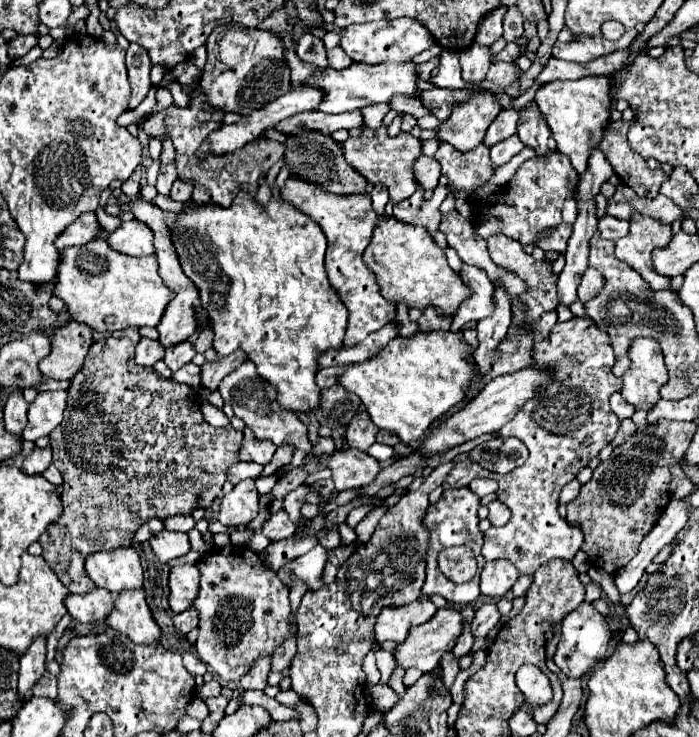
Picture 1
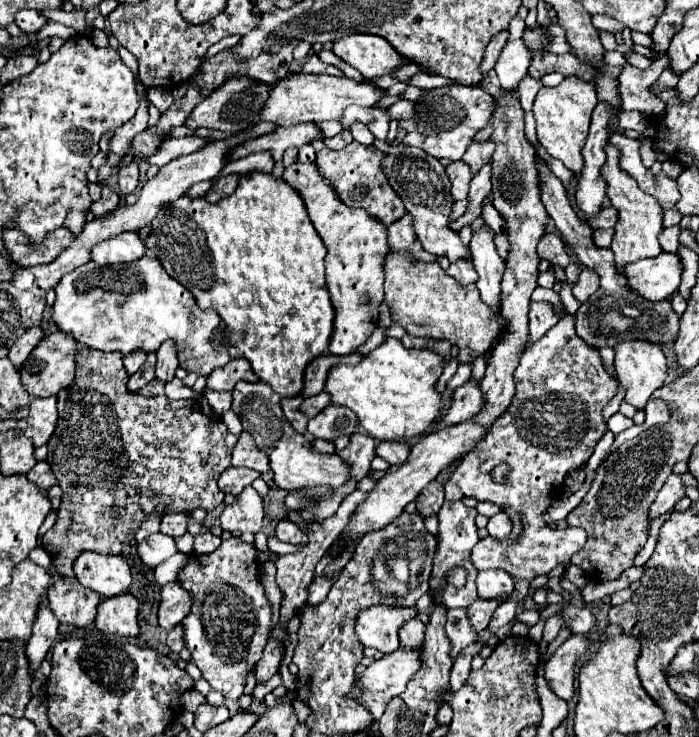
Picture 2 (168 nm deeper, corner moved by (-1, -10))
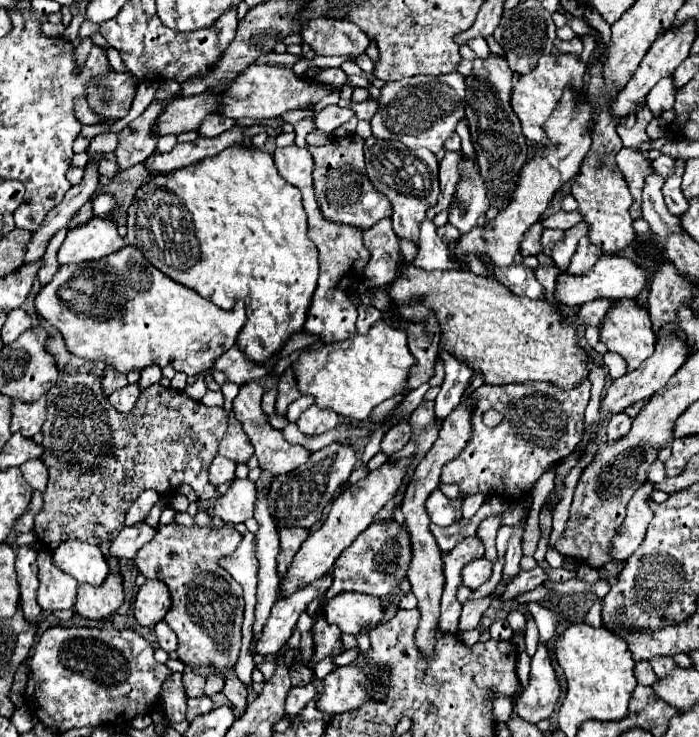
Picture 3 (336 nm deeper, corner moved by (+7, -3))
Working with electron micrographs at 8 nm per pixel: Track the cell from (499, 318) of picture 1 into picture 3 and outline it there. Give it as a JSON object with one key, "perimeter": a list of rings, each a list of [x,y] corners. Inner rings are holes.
{"perimeter":[[[467,157],[461,161],[461,181],[455,195],[457,203],[449,209],[449,223],[453,223],[461,235],[469,233],[473,227],[485,227],[485,213],[489,211],[485,185],[479,169]]]}

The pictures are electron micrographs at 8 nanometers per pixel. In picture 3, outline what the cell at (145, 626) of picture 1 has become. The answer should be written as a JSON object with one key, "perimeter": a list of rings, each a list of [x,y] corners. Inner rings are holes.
{"perimeter":[[[109,575],[101,587],[79,585],[75,611],[85,619],[109,619],[123,603],[123,585],[119,575]]]}

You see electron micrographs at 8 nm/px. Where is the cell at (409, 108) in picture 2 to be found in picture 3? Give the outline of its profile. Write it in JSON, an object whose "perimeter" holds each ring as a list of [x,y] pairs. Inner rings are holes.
{"perimeter":[[[369,97],[367,101],[363,101],[363,103],[351,103],[349,107],[353,107],[353,111],[357,111],[357,119],[371,121],[373,115],[379,111],[379,101],[375,101],[375,99]]]}

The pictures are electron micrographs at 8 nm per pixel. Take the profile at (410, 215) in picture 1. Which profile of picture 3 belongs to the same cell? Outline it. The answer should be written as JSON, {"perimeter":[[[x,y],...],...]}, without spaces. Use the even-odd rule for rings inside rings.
{"perimeter":[[[385,217],[371,229],[363,231],[365,247],[371,251],[369,267],[365,269],[367,287],[385,287],[397,277],[401,265],[401,247],[399,237],[391,227],[391,219]]]}

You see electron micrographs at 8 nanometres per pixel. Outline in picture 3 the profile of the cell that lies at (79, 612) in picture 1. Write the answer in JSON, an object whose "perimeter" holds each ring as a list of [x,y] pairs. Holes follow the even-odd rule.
{"perimeter":[[[37,551],[37,567],[39,567],[39,589],[37,601],[47,611],[73,609],[77,599],[79,583],[65,575],[61,569],[53,565],[53,557],[49,551]]]}

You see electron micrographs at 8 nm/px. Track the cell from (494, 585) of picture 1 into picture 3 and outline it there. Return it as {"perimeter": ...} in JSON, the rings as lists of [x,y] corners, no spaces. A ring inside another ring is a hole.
{"perimeter":[[[485,557],[483,559],[473,559],[463,569],[463,585],[469,587],[469,589],[473,589],[473,591],[479,589],[485,581],[489,581],[491,567],[493,567],[493,563],[487,561]]]}

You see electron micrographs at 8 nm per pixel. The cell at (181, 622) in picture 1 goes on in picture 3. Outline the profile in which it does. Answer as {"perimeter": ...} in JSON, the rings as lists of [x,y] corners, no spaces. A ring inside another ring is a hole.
{"perimeter":[[[159,621],[155,625],[155,635],[157,635],[157,643],[161,649],[165,649],[167,653],[177,649],[177,635],[173,633],[173,629],[169,629],[169,625],[165,621]]]}

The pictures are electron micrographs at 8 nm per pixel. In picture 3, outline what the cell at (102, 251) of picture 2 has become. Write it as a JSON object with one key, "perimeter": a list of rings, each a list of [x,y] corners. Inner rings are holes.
{"perimeter":[[[91,219],[89,223],[69,229],[57,259],[65,263],[85,263],[95,261],[123,249],[127,243],[117,233],[117,225],[109,219]]]}

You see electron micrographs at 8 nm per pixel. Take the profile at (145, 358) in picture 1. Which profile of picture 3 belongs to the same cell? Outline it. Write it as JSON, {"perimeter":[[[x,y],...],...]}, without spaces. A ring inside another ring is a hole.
{"perimeter":[[[129,383],[129,385],[113,391],[113,393],[109,395],[109,401],[113,403],[113,407],[115,407],[117,411],[127,413],[127,411],[133,409],[133,405],[135,405],[135,401],[137,401],[137,397],[139,397],[139,391],[141,391],[141,389],[139,389],[139,383]]]}

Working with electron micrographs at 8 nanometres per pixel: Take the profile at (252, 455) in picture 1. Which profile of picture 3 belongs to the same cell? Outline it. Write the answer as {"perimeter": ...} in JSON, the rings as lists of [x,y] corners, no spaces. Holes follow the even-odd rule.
{"perimeter":[[[229,415],[229,429],[225,439],[219,443],[219,453],[227,459],[233,459],[235,463],[247,463],[253,455],[253,445],[249,443],[235,415]]]}

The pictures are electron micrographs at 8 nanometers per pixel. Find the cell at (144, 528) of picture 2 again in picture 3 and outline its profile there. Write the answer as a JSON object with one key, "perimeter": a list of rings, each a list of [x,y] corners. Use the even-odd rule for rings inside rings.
{"perimeter":[[[143,491],[143,493],[139,495],[139,499],[133,503],[133,507],[127,511],[125,525],[127,525],[127,527],[133,527],[133,525],[137,525],[137,523],[143,523],[145,517],[147,517],[147,513],[149,513],[149,509],[153,507],[153,503],[155,503],[157,499],[159,499],[157,491]]]}

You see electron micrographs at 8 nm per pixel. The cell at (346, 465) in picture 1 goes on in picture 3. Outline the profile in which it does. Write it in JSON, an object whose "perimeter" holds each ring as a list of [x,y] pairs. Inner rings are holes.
{"perimeter":[[[245,383],[241,385],[239,389],[239,395],[235,397],[233,401],[233,411],[235,411],[235,417],[241,421],[243,425],[243,431],[247,433],[253,449],[255,449],[255,455],[259,459],[259,467],[269,471],[271,475],[285,475],[285,473],[291,473],[293,469],[297,469],[299,465],[307,463],[309,461],[309,451],[301,445],[291,445],[285,441],[283,433],[273,429],[271,423],[269,423],[269,417],[267,413],[261,409],[261,397],[263,397],[263,387],[259,383]],[[287,451],[287,455],[285,455]]]}

